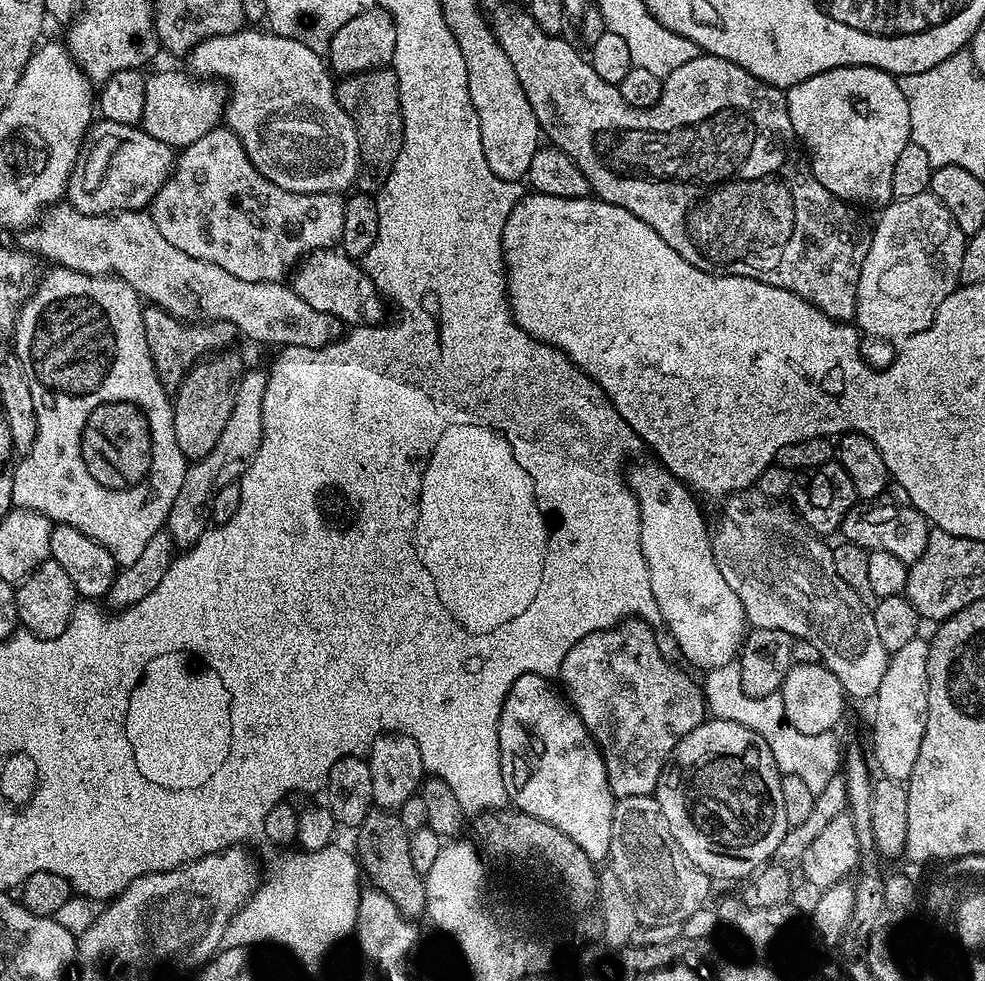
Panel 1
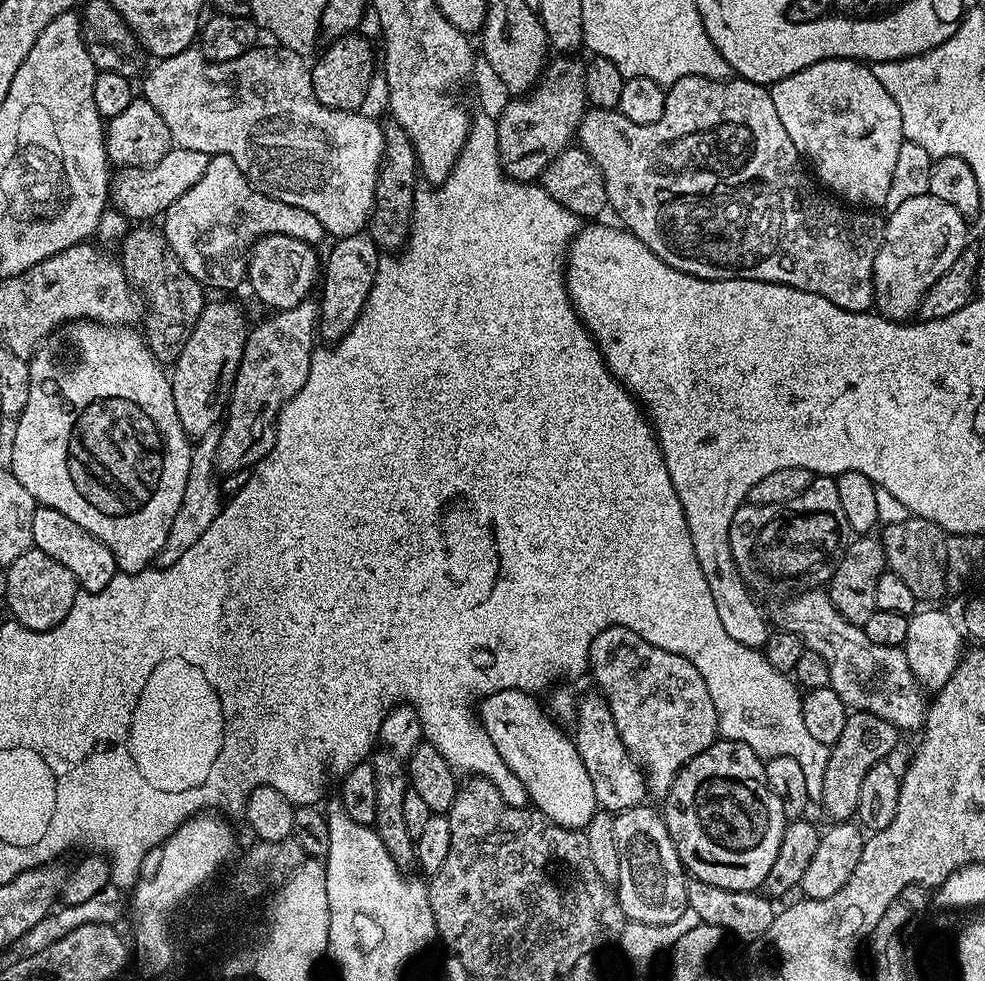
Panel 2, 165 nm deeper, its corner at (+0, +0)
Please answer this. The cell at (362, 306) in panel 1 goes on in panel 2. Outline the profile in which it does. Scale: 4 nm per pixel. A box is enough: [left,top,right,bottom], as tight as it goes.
[246,236,318,310]

